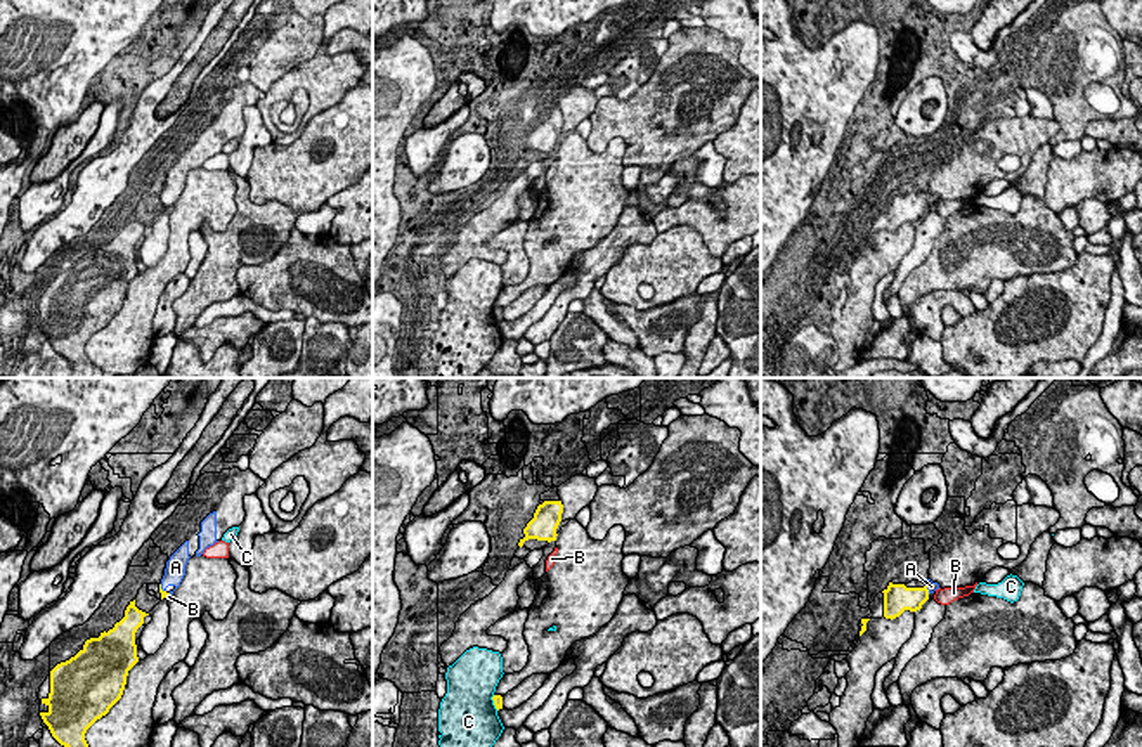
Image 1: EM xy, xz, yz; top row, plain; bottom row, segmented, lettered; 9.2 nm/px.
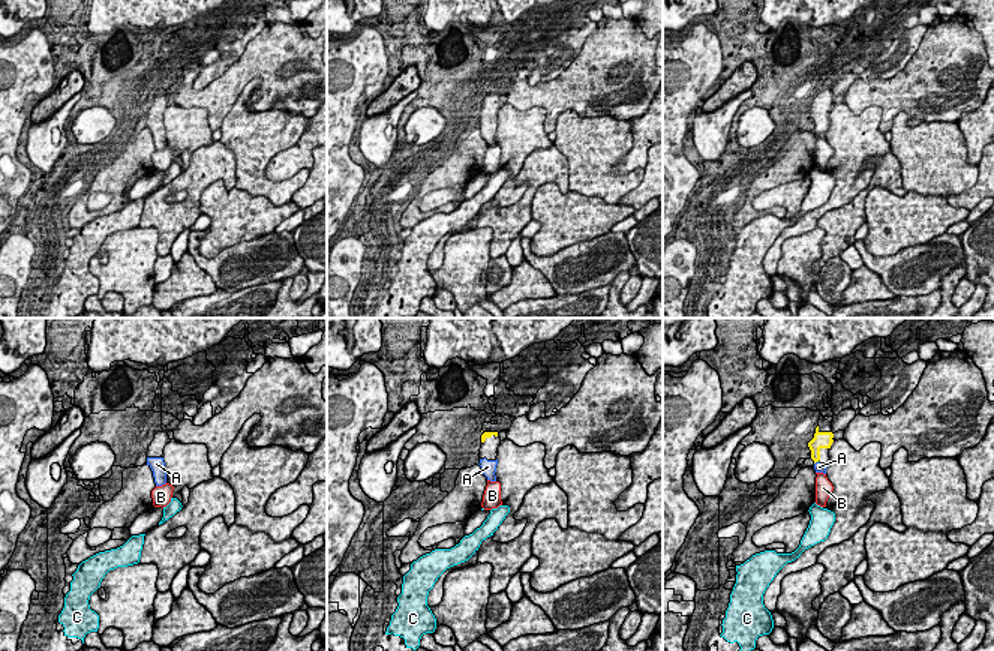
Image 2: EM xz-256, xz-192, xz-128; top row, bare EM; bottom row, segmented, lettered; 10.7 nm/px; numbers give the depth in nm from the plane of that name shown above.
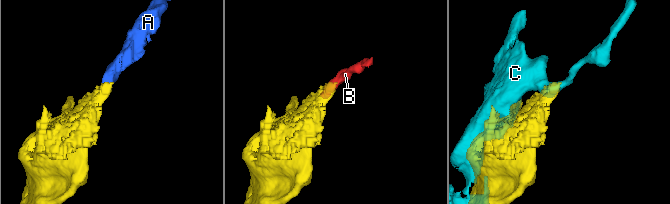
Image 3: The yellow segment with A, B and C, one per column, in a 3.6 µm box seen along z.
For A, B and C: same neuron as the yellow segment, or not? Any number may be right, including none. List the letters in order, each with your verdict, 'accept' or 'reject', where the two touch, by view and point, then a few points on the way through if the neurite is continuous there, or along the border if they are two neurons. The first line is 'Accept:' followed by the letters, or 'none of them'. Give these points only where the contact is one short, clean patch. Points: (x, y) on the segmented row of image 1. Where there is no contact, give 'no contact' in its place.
Accept: A
A: accept; contact xy (160, 588); way xy (163, 593), (160, 588), (174, 574), (175, 567)
B: reject; contact xy (167, 595); border xy (168, 593), (165, 597)
C: reject; contact xz (494, 702)

